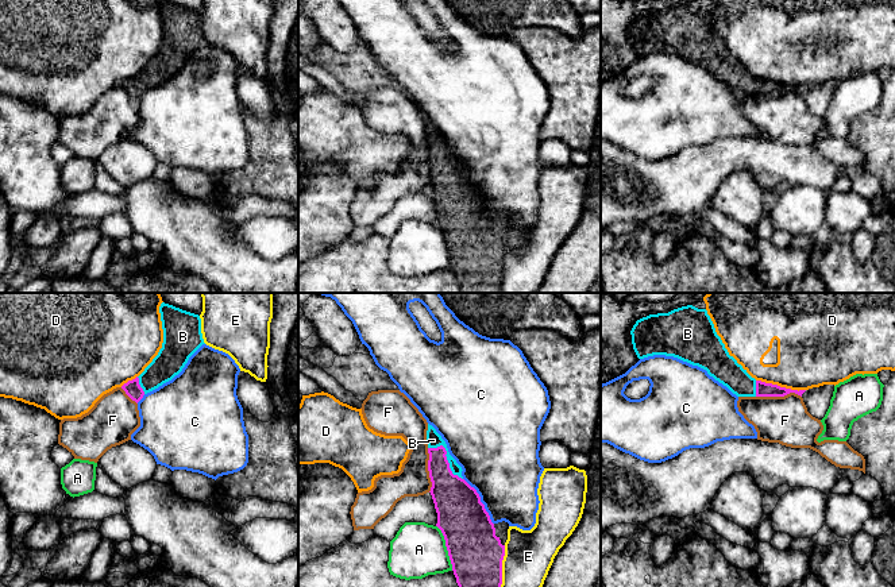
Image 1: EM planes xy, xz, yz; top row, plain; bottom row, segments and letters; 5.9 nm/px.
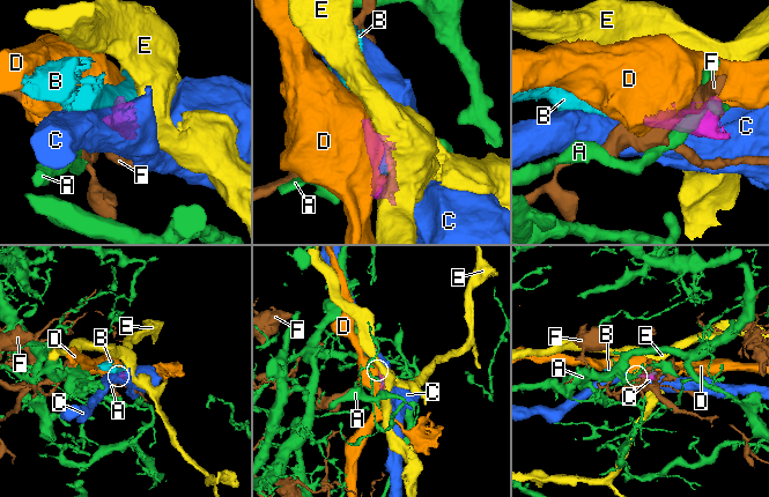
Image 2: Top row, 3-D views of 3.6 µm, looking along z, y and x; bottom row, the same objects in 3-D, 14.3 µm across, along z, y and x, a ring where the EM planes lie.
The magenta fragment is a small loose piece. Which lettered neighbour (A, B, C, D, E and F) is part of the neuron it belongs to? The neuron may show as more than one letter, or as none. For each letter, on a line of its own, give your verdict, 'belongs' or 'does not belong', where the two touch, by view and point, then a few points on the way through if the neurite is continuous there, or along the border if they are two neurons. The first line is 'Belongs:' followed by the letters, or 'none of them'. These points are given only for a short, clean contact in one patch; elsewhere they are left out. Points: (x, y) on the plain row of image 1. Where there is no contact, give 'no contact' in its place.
Belongs: B
A: does not belong | xz (447, 246) | along xz (436, 223), (443, 234), (452, 267)
B: belongs | xz (446, 155)
C: does not belong | xz (479, 199)
D: does not belong | yz (779, 84)
E: does not belong | xz (501, 267)
F: does not belong | yz (778, 93) | along yz (801, 93), (787, 91), (783, 93), (756, 95)

